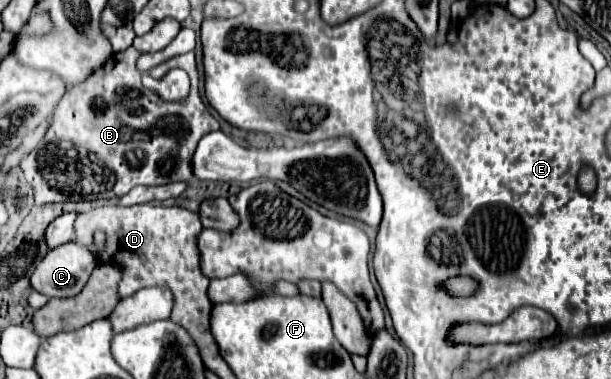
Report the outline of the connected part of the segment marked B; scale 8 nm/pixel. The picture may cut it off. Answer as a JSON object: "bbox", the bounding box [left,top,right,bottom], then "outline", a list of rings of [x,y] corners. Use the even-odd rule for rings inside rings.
{"bbox":[20,47,218,205],"outline":[[[134,47],[114,53],[102,69],[94,71],[84,83],[76,85],[60,99],[44,143],[38,143],[38,147],[20,163],[38,205],[114,199],[126,195],[136,185],[188,183],[194,179],[192,157],[196,145],[206,133],[218,129],[218,121],[200,99],[196,55],[194,51],[176,55],[150,71],[152,77],[162,79],[170,69],[184,69],[190,77],[190,97],[186,99],[186,105],[162,101],[152,89],[146,89],[136,71],[138,57],[140,53]],[[60,141],[72,143],[72,155],[58,155]]]}

